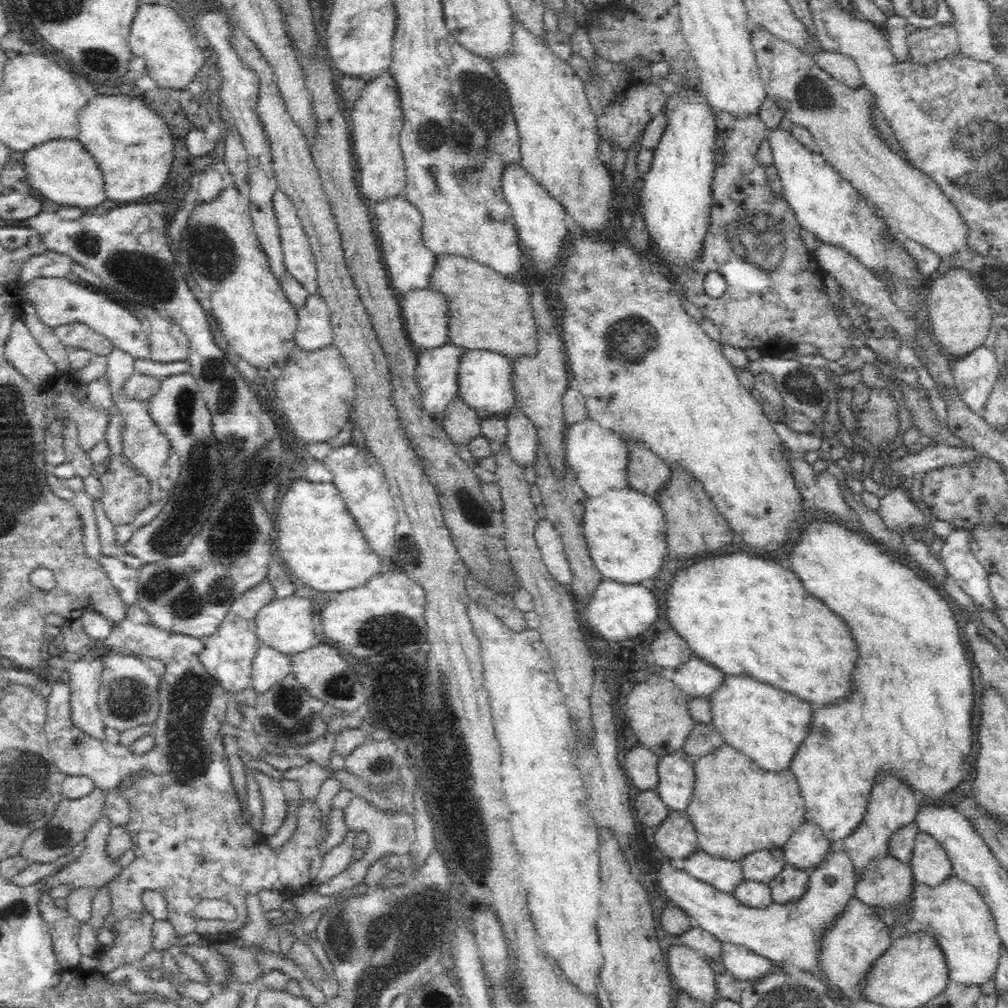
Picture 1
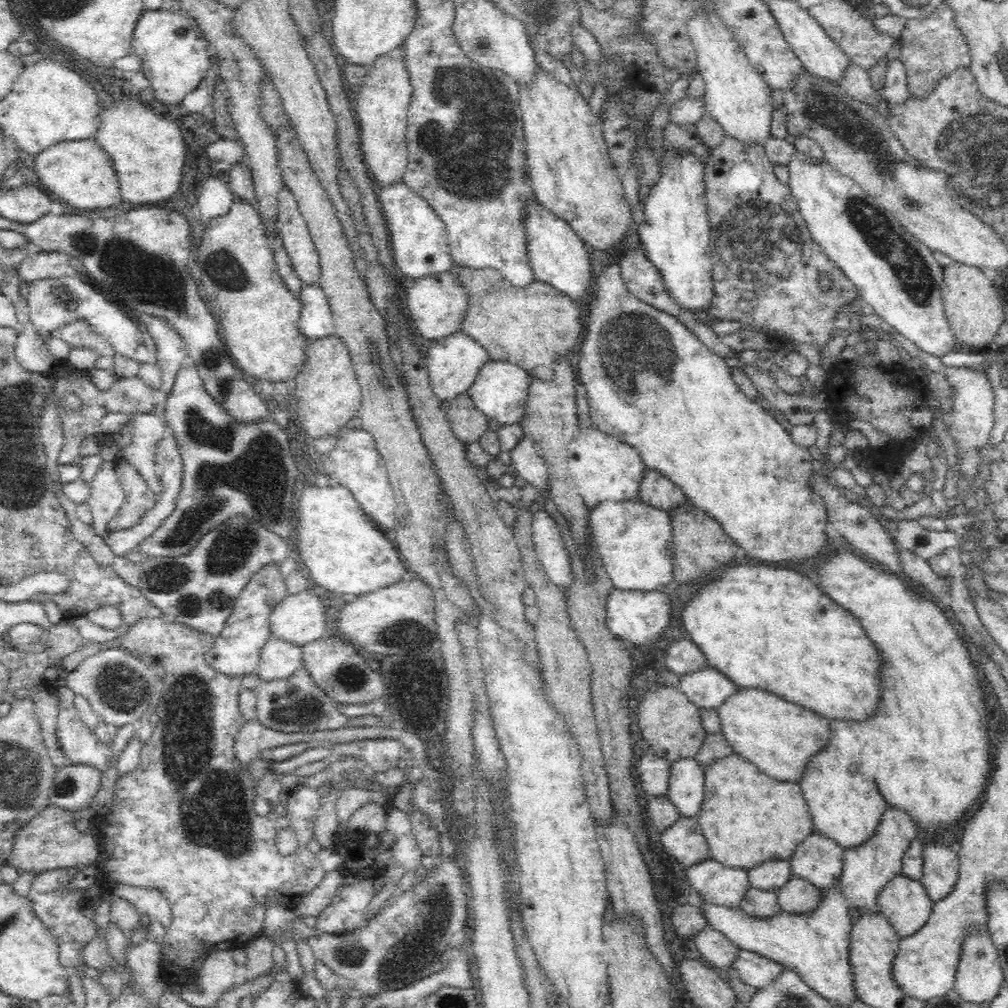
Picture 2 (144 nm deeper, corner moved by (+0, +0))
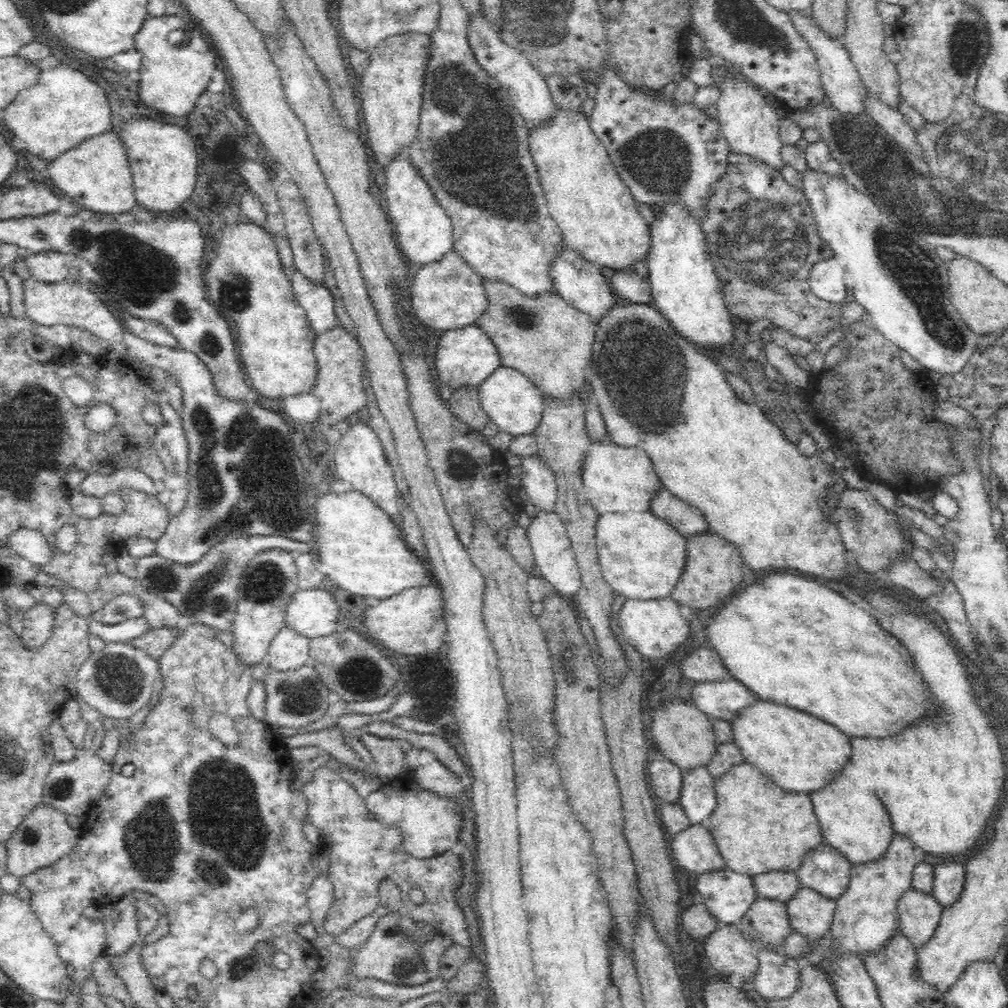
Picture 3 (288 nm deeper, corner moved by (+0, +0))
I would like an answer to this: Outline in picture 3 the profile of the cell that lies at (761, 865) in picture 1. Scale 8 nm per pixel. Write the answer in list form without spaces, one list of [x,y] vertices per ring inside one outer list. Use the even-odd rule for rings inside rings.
[[[768,870],[760,874],[752,874],[752,884],[758,896],[772,898],[778,902],[790,900],[796,894],[796,890],[802,886],[802,882],[798,882],[796,872],[792,870]]]

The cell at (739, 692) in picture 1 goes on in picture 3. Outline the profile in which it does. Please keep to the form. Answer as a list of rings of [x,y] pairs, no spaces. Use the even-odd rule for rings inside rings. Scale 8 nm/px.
[[[756,696],[754,704],[738,710],[728,722],[732,742],[740,748],[744,760],[788,790],[810,792],[824,786],[850,754],[846,732],[818,716],[812,716],[810,712],[772,702],[768,698]]]

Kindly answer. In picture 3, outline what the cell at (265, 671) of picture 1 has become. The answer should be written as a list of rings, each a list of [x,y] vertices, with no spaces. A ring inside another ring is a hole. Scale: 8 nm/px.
[[[282,628],[270,642],[264,662],[268,662],[270,672],[292,672],[308,664],[308,642],[310,638],[298,636],[296,632]]]

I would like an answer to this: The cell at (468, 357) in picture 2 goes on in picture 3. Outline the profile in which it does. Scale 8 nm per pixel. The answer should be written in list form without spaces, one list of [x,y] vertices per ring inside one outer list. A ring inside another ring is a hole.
[[[466,326],[458,330],[444,332],[438,340],[438,348],[434,352],[434,370],[440,386],[448,386],[454,392],[460,388],[476,388],[482,384],[482,380],[494,372],[500,366],[498,352],[490,338],[486,338],[486,332],[482,332],[478,326]]]

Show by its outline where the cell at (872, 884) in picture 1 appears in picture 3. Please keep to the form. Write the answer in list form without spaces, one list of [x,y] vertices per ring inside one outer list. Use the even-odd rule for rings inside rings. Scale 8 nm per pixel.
[[[908,886],[896,900],[898,930],[910,940],[912,946],[922,946],[934,936],[942,910],[944,908],[934,900],[932,894]]]

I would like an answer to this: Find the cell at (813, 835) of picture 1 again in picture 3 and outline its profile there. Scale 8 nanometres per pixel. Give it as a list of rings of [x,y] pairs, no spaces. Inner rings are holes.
[[[820,842],[800,858],[800,864],[794,872],[802,886],[810,886],[822,892],[826,898],[836,898],[842,896],[844,888],[848,886],[848,868],[850,860],[842,850]]]

